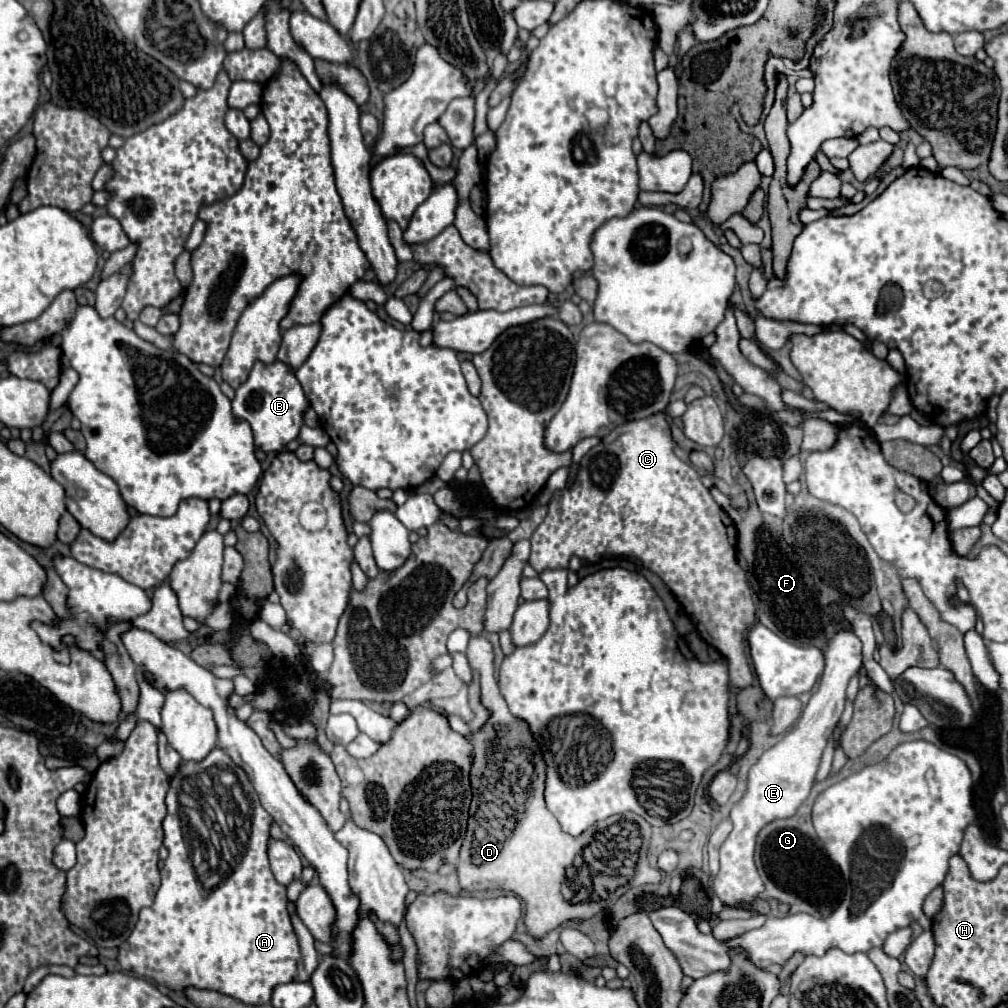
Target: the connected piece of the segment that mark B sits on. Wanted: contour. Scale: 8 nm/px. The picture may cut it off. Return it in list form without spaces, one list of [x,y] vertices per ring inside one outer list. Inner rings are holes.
[[[257,362],[247,378],[237,390],[233,398],[233,416],[235,420],[245,420],[251,424],[255,436],[255,448],[263,452],[281,452],[287,442],[295,440],[299,428],[303,424],[303,414],[309,408],[305,392],[297,382],[295,374],[281,362],[261,364]]]

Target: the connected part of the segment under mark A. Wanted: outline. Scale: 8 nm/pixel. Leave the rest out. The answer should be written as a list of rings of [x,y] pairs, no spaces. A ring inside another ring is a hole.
[[[219,746],[213,748],[201,762],[185,762],[181,760],[181,766],[177,768],[177,774],[169,780],[169,792],[165,798],[167,804],[167,816],[163,820],[163,846],[169,850],[169,856],[165,860],[165,866],[161,870],[161,888],[155,896],[155,902],[151,908],[143,908],[139,914],[139,920],[131,932],[131,936],[119,946],[117,962],[125,972],[133,972],[137,976],[153,978],[159,984],[165,984],[173,992],[185,992],[187,988],[199,988],[199,990],[217,990],[221,994],[227,994],[231,998],[241,1000],[243,1004],[267,1004],[271,1000],[271,992],[277,984],[291,982],[297,974],[297,962],[299,962],[299,942],[293,932],[291,916],[287,910],[287,892],[285,886],[281,886],[269,868],[267,858],[267,846],[271,838],[271,824],[273,818],[267,814],[267,810],[261,806],[257,792],[253,790],[253,784],[249,782],[249,776],[241,766],[237,766],[225,750]]]

